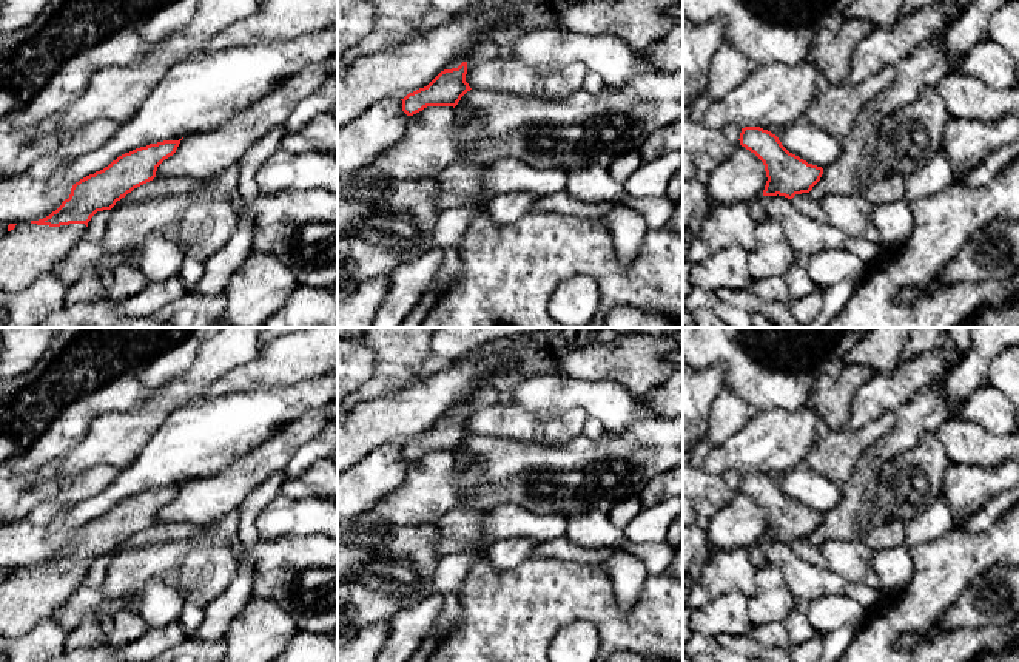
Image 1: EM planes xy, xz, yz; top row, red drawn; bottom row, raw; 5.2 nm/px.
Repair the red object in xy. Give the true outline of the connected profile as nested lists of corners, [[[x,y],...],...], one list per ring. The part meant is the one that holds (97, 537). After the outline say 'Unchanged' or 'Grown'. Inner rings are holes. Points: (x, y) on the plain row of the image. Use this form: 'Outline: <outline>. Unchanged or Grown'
Outline: [[[163,486],[125,498],[76,528],[69,543],[49,562],[9,569],[8,579],[0,583],[0,637],[23,636],[52,616],[83,586],[91,563],[111,556],[134,534],[153,526],[157,512],[176,498],[180,486]]]. Grown

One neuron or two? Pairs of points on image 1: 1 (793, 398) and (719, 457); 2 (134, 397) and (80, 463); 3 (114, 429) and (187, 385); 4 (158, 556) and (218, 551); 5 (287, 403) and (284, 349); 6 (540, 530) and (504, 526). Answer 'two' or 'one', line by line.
1: two
2: two
3: one
4: one
5: two
6: one

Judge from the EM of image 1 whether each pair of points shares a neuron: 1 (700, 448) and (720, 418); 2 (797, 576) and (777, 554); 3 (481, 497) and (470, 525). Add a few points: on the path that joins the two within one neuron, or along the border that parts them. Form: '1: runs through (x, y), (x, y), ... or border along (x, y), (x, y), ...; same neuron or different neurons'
1: runs through (708, 442), (720, 426); same neuron
2: runs through (794, 571), (782, 559); same neuron
3: border along (464, 508), (484, 514); different neurons

